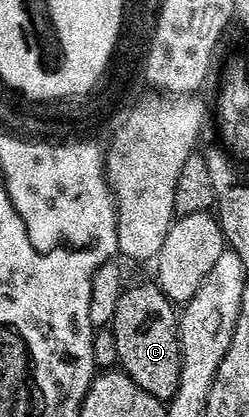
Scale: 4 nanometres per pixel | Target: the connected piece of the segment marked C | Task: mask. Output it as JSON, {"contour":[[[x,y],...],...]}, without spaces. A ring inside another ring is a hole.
{"contour":[[[155,282],[130,284],[120,292],[118,303],[116,303],[115,315],[110,328],[116,340],[116,353],[121,370],[126,372],[138,387],[153,394],[161,401],[169,401],[176,393],[179,386],[180,363],[182,362],[182,351],[179,347],[177,312],[174,311],[173,303],[159,290]]]}

